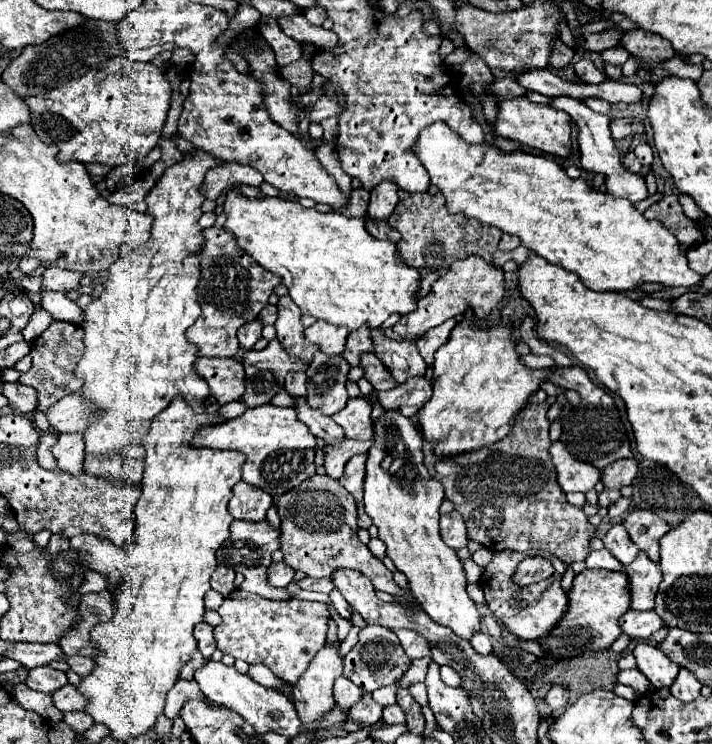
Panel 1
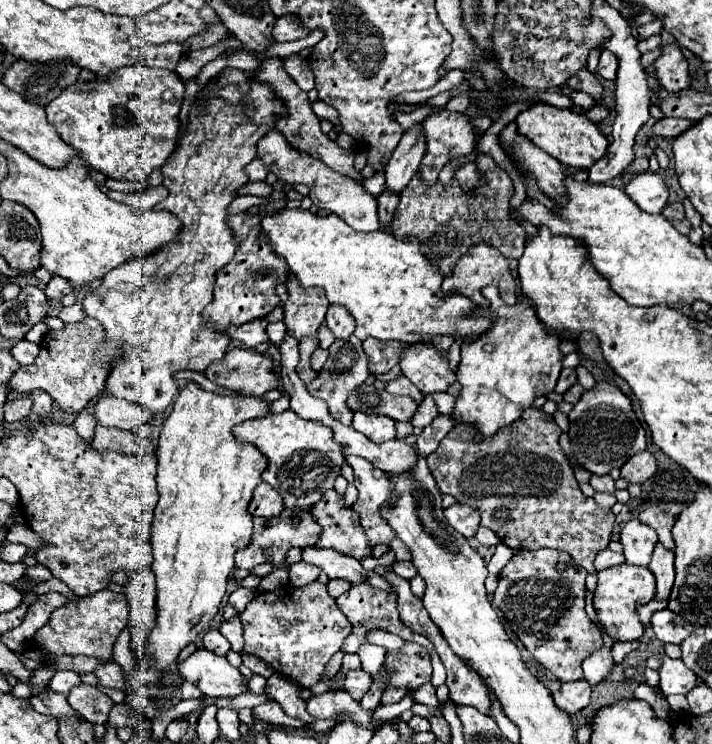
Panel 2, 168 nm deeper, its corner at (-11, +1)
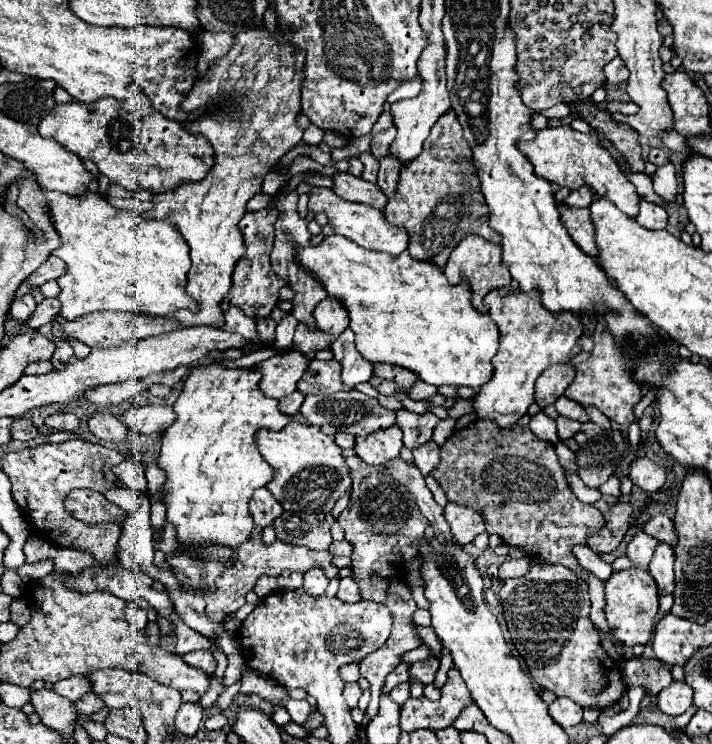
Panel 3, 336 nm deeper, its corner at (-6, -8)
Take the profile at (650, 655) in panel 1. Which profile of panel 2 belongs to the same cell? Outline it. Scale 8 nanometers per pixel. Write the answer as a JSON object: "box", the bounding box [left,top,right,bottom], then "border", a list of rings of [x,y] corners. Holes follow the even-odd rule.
{"box":[658,654,696,694],"border":[[[666,654],[660,656],[662,666],[658,668],[660,674],[660,690],[664,694],[688,694],[696,684],[696,674],[684,666],[682,660],[670,658]]]}

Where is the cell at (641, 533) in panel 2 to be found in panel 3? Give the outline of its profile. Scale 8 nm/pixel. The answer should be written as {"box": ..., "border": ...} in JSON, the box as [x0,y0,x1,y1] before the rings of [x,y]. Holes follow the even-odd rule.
{"box":[627,531,659,569],"border":[[[639,531],[639,533],[633,537],[633,541],[629,543],[629,547],[627,547],[627,557],[629,557],[631,561],[635,561],[635,565],[637,565],[639,569],[647,569],[649,563],[651,563],[651,559],[653,559],[653,553],[655,553],[655,547],[657,547],[657,545],[659,545],[659,541],[655,541],[655,539],[649,537],[647,533]]]}

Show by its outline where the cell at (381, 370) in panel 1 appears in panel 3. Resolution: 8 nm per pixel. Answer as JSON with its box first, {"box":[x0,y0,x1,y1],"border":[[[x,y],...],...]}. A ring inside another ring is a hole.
{"box":[397,409,439,449],"border":[[[407,409],[397,411],[397,425],[403,431],[403,443],[407,449],[415,449],[433,437],[433,429],[437,427],[439,419],[433,413],[415,415]]]}

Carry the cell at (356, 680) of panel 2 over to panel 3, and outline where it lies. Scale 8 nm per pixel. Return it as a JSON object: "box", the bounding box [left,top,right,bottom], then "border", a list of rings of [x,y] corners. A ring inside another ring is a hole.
{"box":[343,683,361,709],"border":[[[345,683],[343,697],[345,697],[345,701],[347,701],[347,705],[349,705],[351,709],[357,707],[357,701],[359,701],[359,697],[361,697],[361,689],[359,689],[359,685],[357,685],[357,683]]]}

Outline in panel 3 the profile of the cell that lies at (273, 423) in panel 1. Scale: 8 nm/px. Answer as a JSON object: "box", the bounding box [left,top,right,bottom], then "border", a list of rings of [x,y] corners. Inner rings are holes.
{"box":[257,421,351,513],"border":[[[291,421],[281,431],[261,429],[257,433],[257,447],[263,459],[275,469],[275,477],[267,483],[267,489],[285,511],[329,513],[337,499],[351,487],[351,475],[343,451],[335,445],[335,437],[325,435],[319,427]]]}

